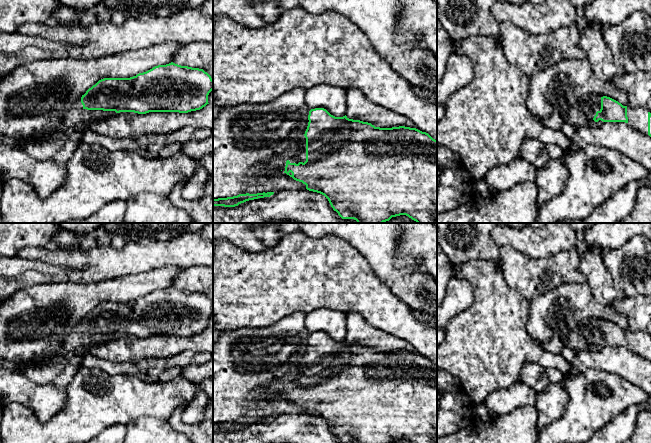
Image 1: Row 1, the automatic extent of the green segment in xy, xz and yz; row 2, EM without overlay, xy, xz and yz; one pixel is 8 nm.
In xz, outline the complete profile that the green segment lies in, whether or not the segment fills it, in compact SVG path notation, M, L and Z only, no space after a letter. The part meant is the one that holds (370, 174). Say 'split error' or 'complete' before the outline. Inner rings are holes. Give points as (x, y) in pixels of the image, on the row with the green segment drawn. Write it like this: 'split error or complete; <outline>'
split error; M324 108L311 109L308 120L307 129L301 138L295 140L281 155L257 164L260 174L271 177L276 175L277 172L286 173L294 180L305 184L307 190L324 195L333 210L342 219L354 219L357 223L384 223L392 217L406 215L417 223L437 223L437 140L433 139L428 133L416 128L405 126L392 128L375 127L368 122L349 119L346 115L343 117L335 117Z

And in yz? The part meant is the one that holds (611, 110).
split error; M588 94L573 106L571 119L578 126L601 126L604 122L625 122L651 137L651 113L644 107L623 106L598 94Z

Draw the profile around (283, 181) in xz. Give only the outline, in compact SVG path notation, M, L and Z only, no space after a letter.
M297 88L265 104L239 104L222 107L213 121L213 199L227 198L239 194L280 192L282 190L306 189L302 182L286 173L277 172L268 177L259 173L257 164L281 155L297 139L304 136L308 126L309 109L305 102L306 90Z

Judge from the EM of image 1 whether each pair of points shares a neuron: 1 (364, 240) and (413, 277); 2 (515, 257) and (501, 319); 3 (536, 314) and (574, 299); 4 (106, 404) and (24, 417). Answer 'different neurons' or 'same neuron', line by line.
1: same neuron
2: different neurons
3: same neuron
4: same neuron

